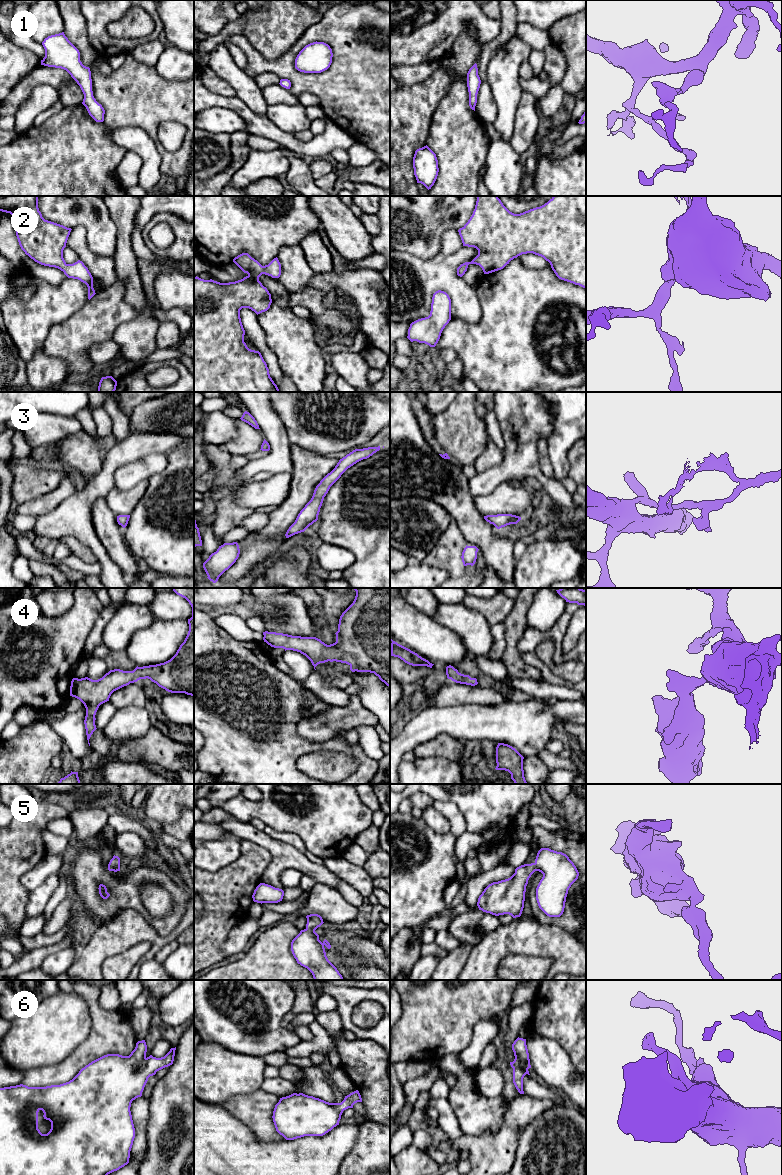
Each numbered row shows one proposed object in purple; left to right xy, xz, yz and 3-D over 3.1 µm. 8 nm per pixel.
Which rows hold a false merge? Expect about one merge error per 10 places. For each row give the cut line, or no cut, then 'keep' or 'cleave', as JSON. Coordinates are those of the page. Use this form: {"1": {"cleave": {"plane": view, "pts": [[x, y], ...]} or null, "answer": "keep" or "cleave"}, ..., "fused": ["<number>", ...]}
{"1": {"cleave": null, "answer": "keep"}, "2": {"cleave": null, "answer": "keep"}, "3": {"cleave": null, "answer": "keep"}, "4": {"cleave": null, "answer": "keep"}, "5": {"cleave": null, "answer": "keep"}, "6": {"cleave": null, "answer": "keep"}, "fused": []}

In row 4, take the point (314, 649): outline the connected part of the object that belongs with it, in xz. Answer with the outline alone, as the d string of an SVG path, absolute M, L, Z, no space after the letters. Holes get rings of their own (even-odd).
M354 588L354 590L356 596L353 603L340 616L335 643L327 645L316 637L292 636L268 631L263 632L264 642L274 648L300 652L311 661L314 669L318 664L328 661L346 663L352 672L374 673L390 687L390 588Z

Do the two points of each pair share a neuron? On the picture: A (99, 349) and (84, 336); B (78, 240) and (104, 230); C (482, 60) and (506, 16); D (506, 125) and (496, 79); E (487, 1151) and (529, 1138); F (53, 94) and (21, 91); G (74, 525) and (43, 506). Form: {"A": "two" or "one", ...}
{"A": "two", "B": "two", "C": "one", "D": "one", "E": "two", "F": "two", "G": "two"}

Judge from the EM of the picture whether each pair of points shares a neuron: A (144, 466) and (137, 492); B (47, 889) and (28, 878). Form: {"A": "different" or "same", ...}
{"A": "different", "B": "different"}

